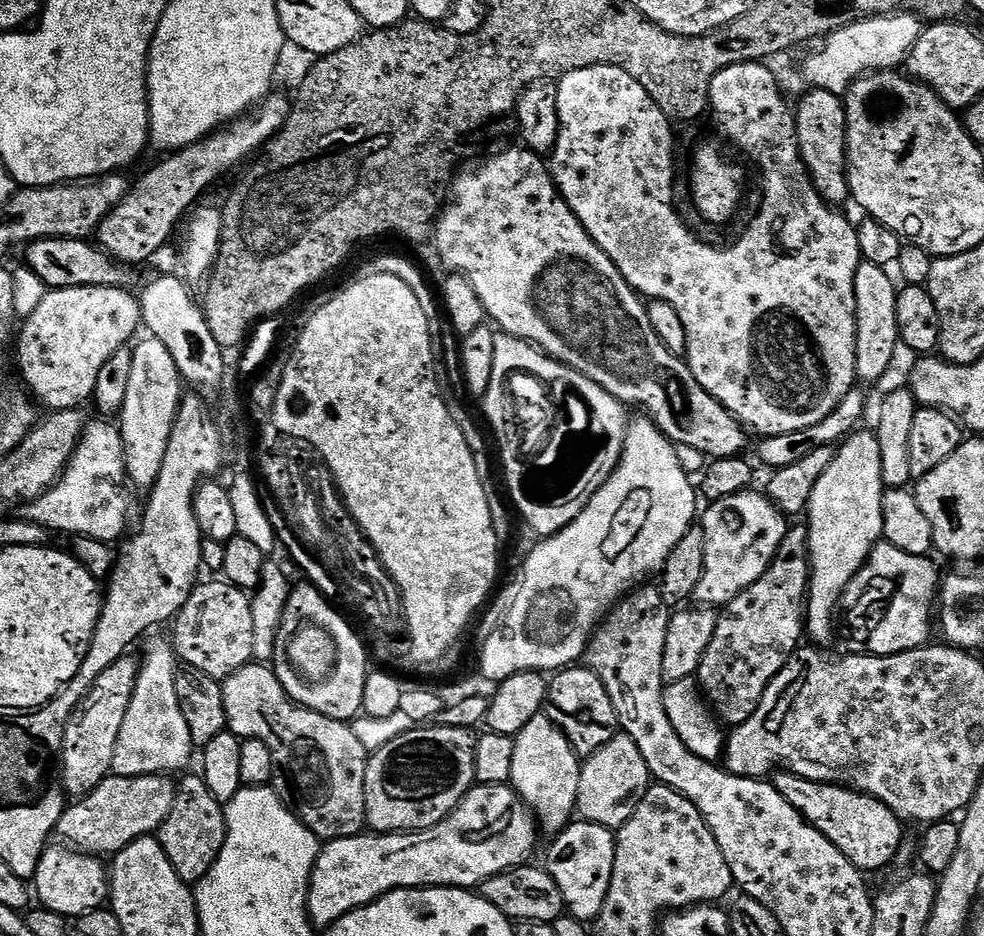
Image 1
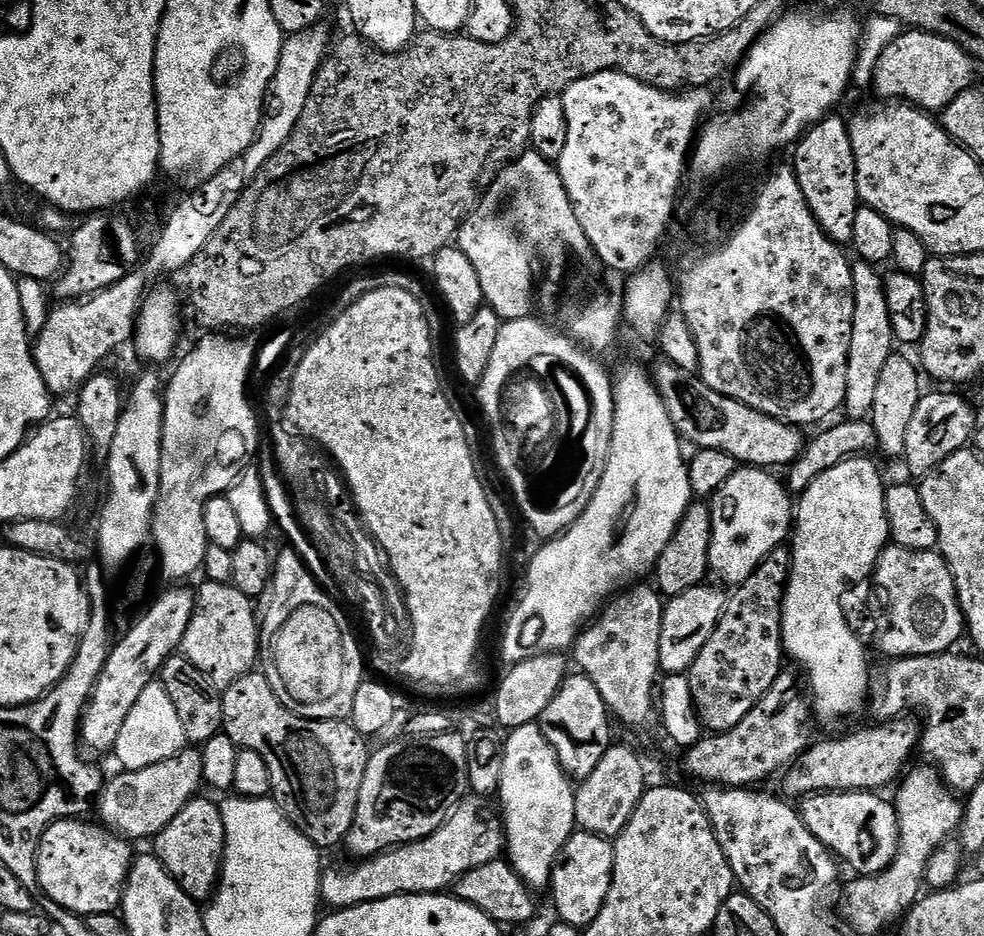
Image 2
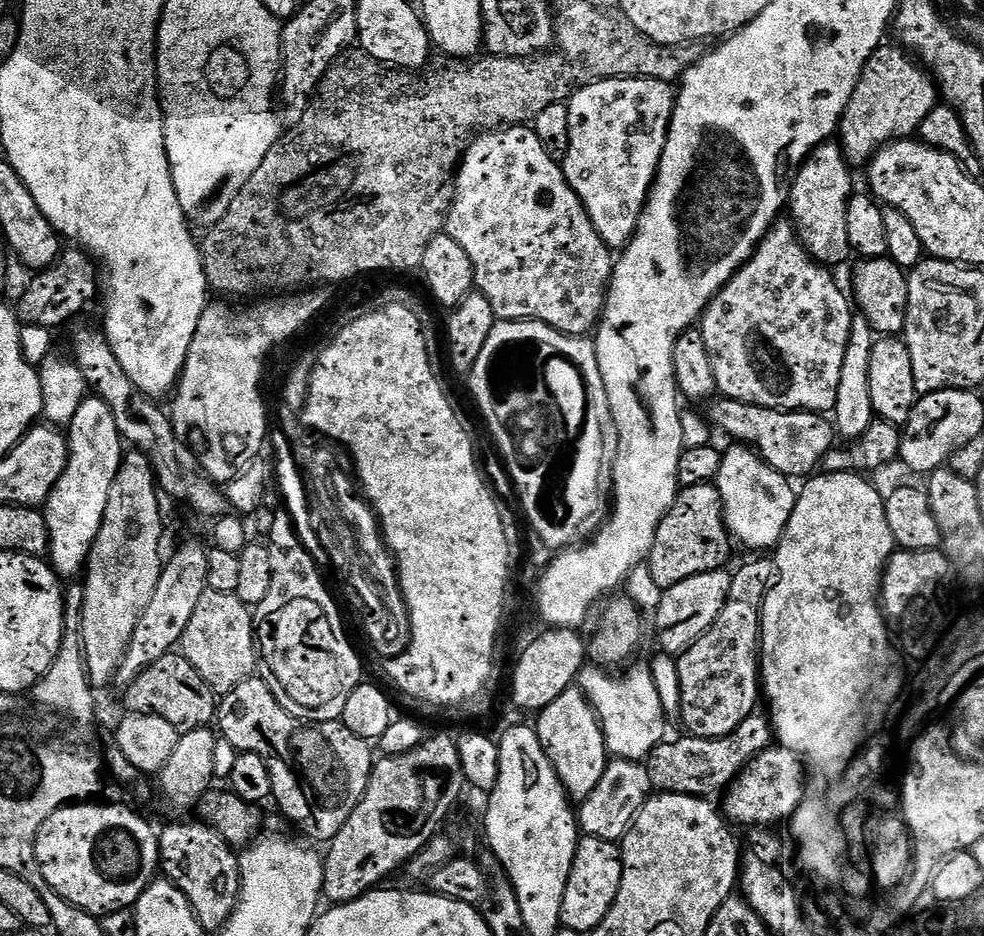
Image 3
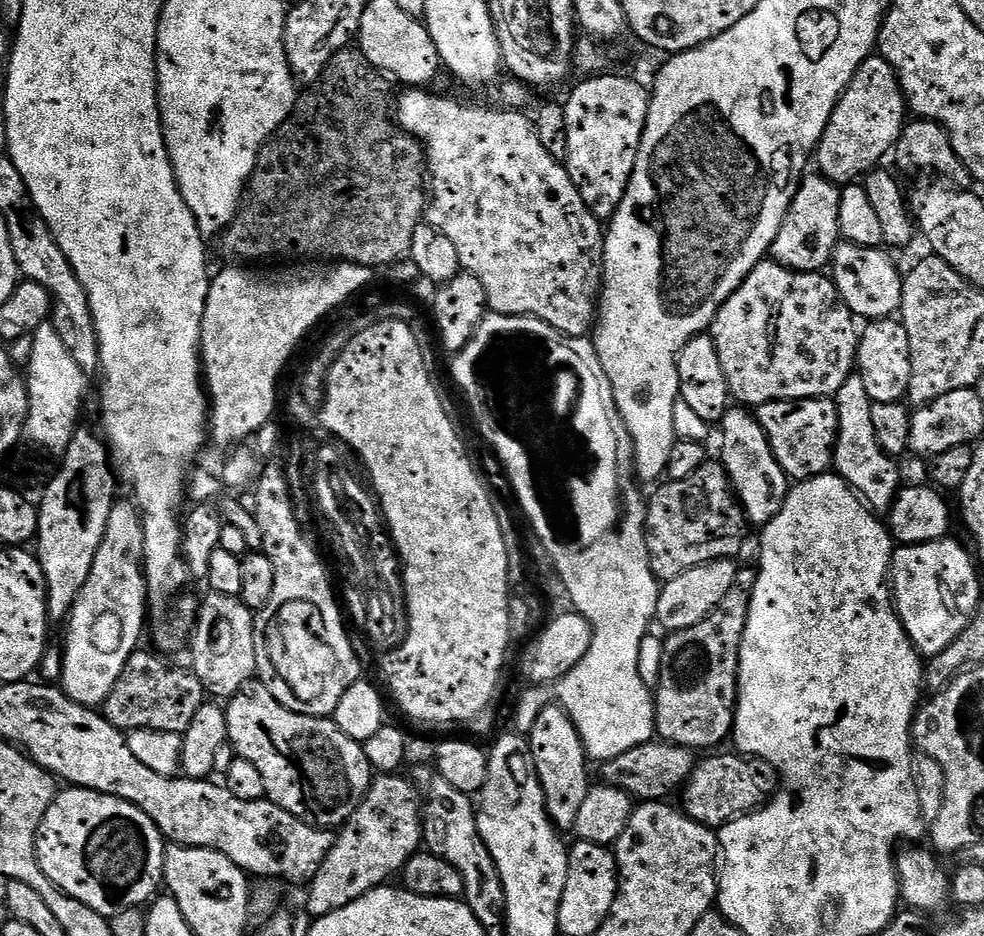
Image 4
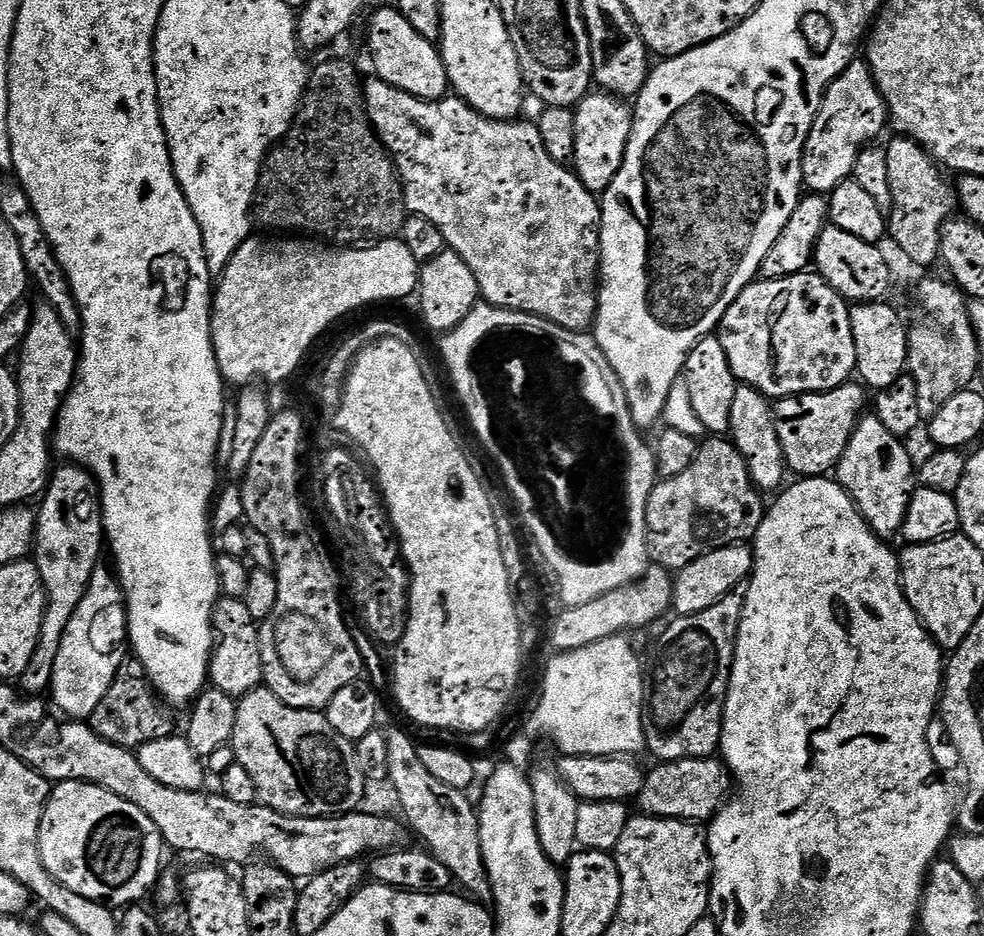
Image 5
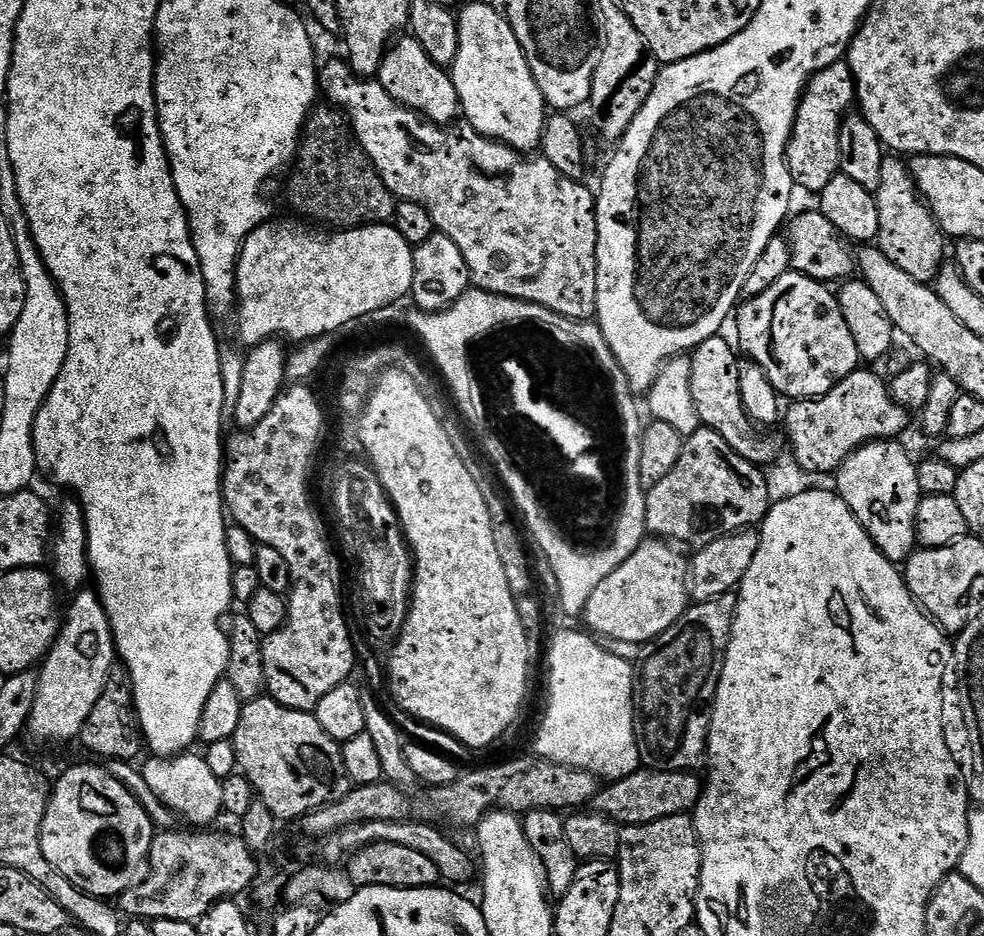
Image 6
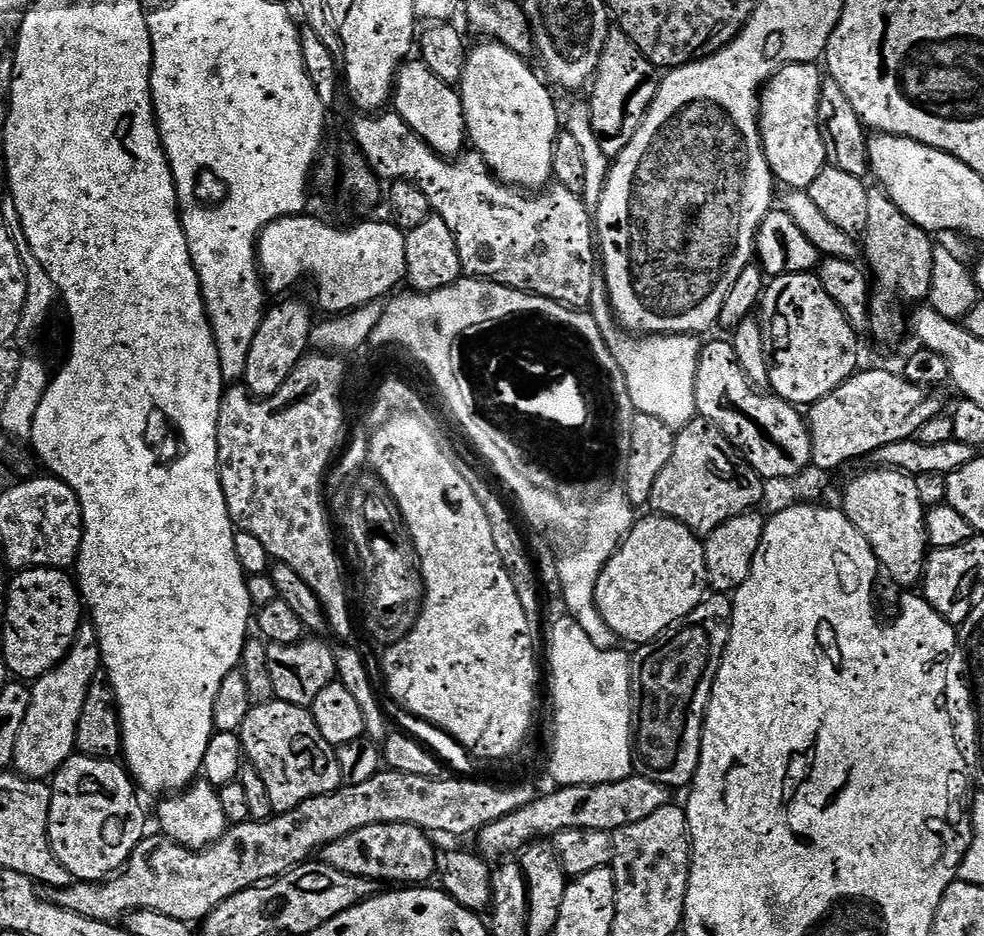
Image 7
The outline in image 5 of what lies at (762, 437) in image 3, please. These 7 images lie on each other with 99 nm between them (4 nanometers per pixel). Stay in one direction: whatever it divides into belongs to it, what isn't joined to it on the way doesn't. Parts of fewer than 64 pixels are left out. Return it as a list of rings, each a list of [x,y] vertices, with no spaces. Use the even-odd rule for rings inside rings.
[[[849,382],[838,386],[829,392],[807,392],[805,396],[782,396],[772,405],[772,417],[774,418],[774,430],[778,434],[778,442],[784,451],[784,462],[789,469],[792,468],[800,478],[809,476],[828,476],[840,463],[842,454],[852,437],[852,431],[856,429],[856,423],[865,415],[863,383]]]

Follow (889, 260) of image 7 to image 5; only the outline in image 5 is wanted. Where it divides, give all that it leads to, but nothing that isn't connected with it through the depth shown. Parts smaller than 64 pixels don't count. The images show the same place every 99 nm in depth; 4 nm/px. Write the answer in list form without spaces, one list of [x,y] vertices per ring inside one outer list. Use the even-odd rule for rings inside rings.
[[[897,135],[886,144],[886,170],[890,174],[892,206],[887,217],[890,240],[912,264],[932,264],[940,260],[940,231],[958,204],[953,181],[943,176],[941,165],[918,142]],[[941,172],[941,173],[940,173]]]

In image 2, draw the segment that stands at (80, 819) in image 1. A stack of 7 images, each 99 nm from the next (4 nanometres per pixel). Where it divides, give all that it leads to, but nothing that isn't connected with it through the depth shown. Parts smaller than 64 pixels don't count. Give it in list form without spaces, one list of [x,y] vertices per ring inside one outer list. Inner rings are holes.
[[[185,747],[174,758],[146,766],[142,770],[117,771],[117,776],[107,781],[98,797],[99,823],[103,827],[127,838],[129,841],[155,838],[197,795],[204,784],[204,763],[195,747]]]

